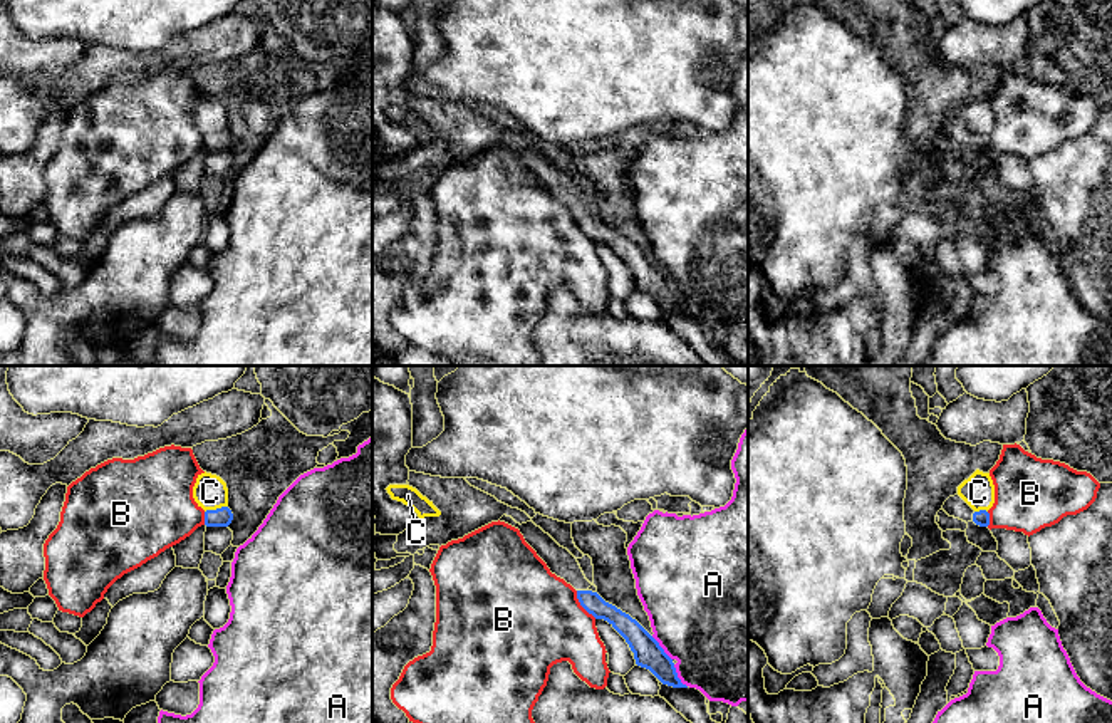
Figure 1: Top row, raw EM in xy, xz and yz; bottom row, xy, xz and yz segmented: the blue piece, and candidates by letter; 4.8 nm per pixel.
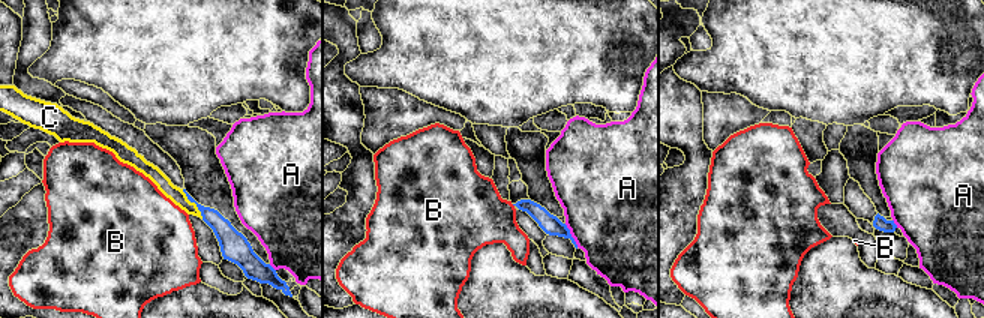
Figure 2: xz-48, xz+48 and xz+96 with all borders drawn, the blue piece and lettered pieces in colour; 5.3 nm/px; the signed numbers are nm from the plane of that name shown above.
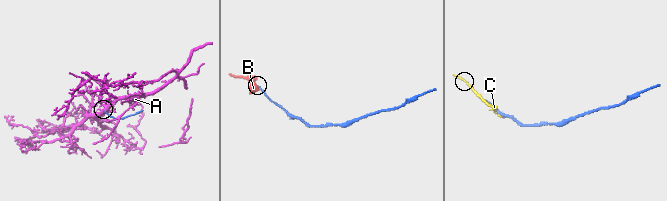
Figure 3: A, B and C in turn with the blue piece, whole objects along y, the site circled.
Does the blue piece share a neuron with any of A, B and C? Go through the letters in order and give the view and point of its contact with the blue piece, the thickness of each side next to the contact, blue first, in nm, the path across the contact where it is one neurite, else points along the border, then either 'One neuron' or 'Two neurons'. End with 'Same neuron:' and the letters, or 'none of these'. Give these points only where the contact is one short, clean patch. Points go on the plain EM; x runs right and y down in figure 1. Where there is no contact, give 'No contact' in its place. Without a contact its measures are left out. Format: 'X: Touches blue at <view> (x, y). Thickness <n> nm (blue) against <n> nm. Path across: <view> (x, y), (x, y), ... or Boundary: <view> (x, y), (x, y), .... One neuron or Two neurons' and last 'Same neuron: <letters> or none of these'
A: Touches blue at xz (661, 272). Thickness 140 nm (blue) against 500 nm. Boundary: xz (651, 260), (671, 284). Two neurons
B: Touches blue at xz (582, 230). Thickness 100 nm (blue) against 480 nm. Boundary: xz (576, 215), (577, 225), (596, 242). Two neurons
C: Touches blue at xy (217, 133). Thickness 100 nm (blue) against 170 nm. Two neurons
Same neuron: none of these

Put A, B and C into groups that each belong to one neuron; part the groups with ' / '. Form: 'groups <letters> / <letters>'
groups A / B / C

